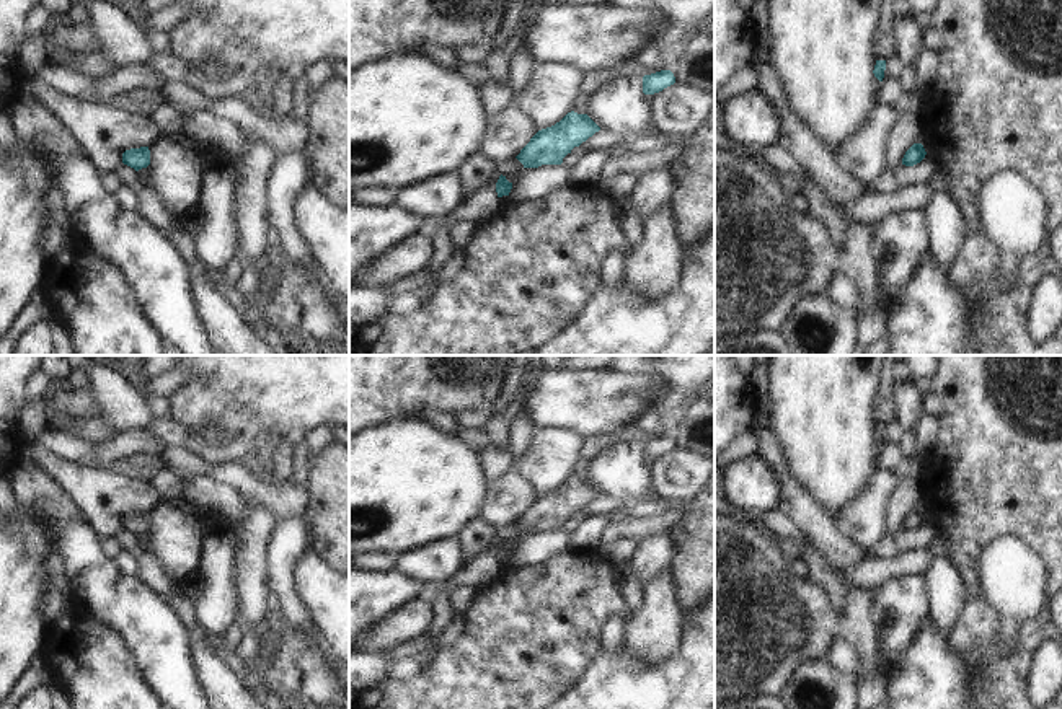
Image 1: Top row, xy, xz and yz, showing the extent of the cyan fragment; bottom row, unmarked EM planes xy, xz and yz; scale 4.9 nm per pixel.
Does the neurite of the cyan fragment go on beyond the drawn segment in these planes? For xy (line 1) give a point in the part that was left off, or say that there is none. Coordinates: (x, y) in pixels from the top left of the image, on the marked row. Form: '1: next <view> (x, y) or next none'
1: next none

